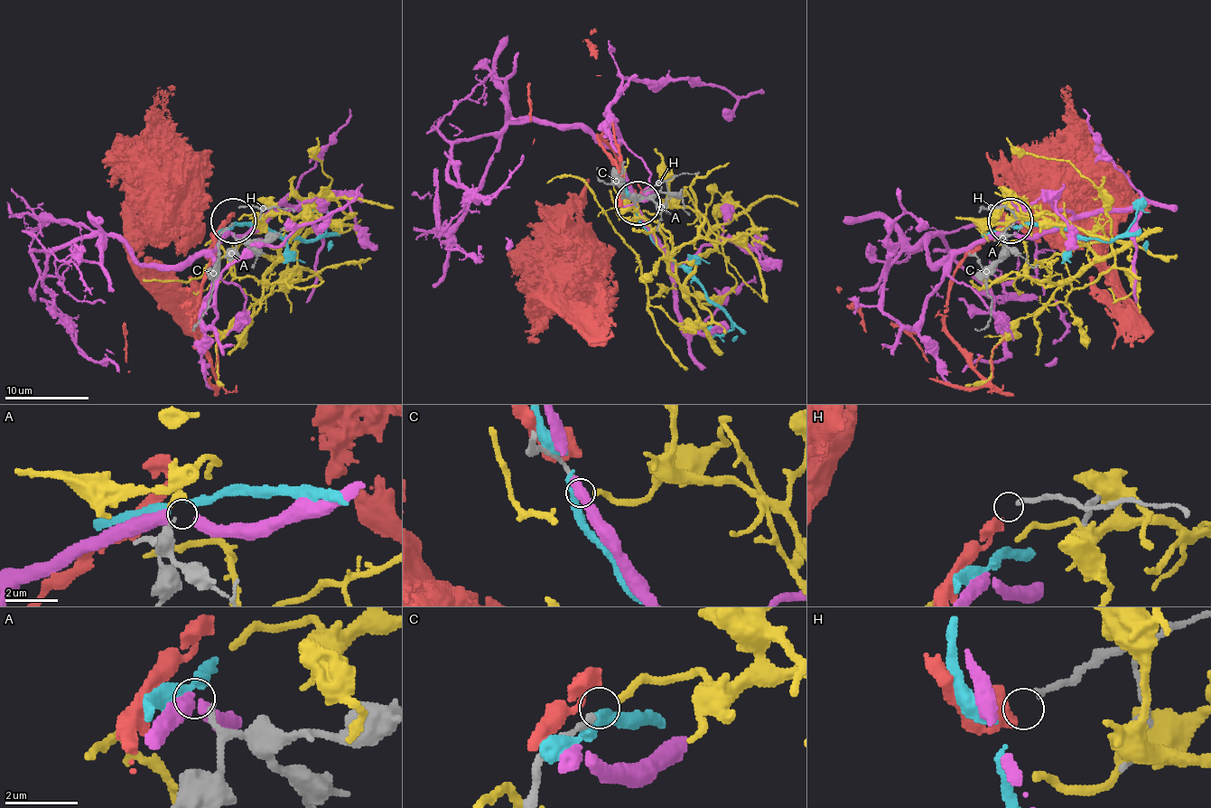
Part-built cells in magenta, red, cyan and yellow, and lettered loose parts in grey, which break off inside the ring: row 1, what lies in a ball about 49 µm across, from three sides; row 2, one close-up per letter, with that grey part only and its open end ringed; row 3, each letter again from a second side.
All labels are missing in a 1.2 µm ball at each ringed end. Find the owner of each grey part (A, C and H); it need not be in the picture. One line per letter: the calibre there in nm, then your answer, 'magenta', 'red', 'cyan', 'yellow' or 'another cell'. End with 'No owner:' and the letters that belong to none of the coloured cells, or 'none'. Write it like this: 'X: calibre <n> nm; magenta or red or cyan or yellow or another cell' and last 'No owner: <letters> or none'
A: calibre 140 nm; cyan
C: calibre 170 nm; yellow
H: calibre 180 nm; red
No owner: none

